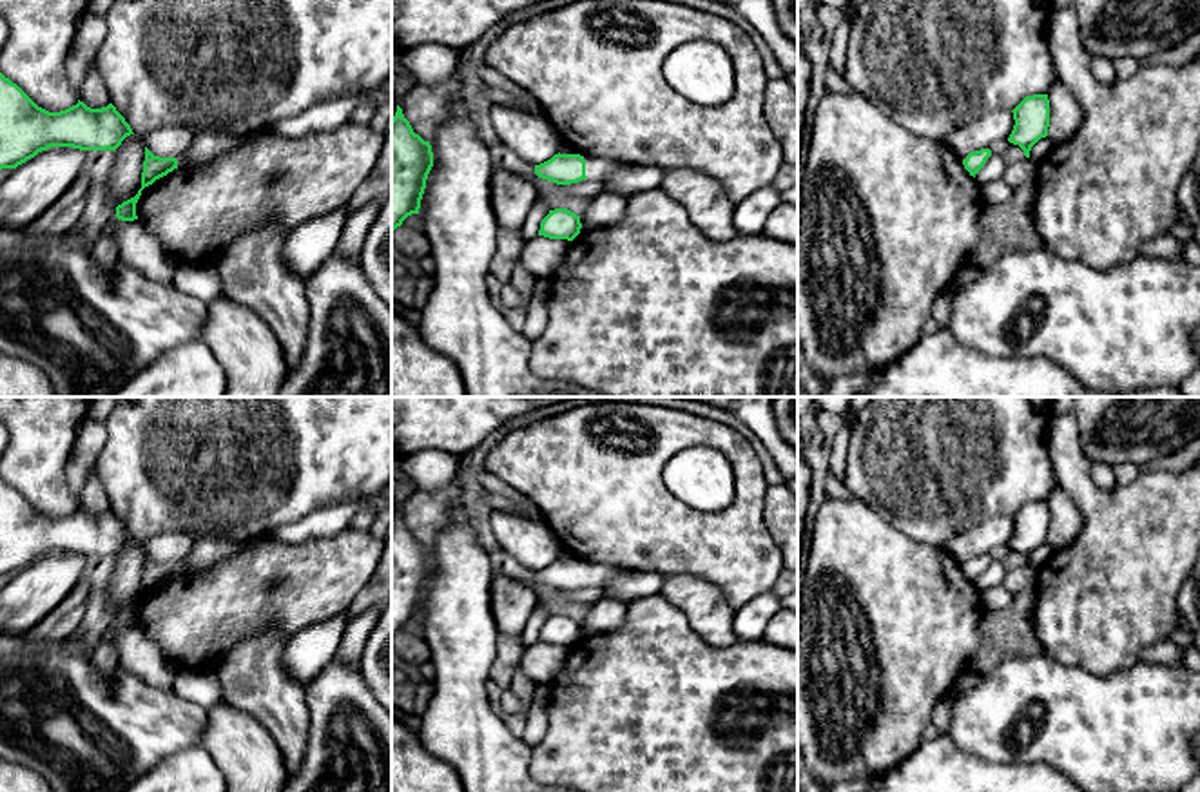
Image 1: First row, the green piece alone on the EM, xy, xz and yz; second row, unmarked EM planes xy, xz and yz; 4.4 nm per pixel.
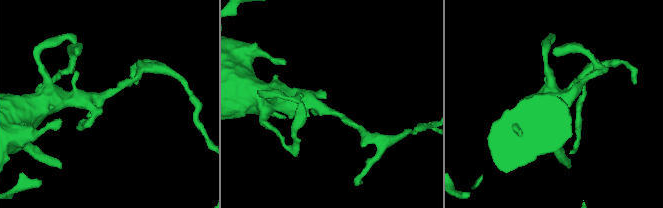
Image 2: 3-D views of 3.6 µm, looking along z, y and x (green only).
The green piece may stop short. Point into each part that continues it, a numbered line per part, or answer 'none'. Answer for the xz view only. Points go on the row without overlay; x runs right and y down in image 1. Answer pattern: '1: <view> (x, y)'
1: xz (597, 575)

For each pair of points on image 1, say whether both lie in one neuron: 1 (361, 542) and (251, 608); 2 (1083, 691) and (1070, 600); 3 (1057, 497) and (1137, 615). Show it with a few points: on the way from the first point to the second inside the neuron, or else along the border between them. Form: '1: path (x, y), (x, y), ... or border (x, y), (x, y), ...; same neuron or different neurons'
1: path (334, 569), (316, 580), (287, 584), (278, 591); same neuron
2: border (1045, 651), (1059, 662), (1097, 675), (1121, 671); different neurons
3: border (1063, 490), (1081, 515), (1081, 530), (1052, 553); different neurons

